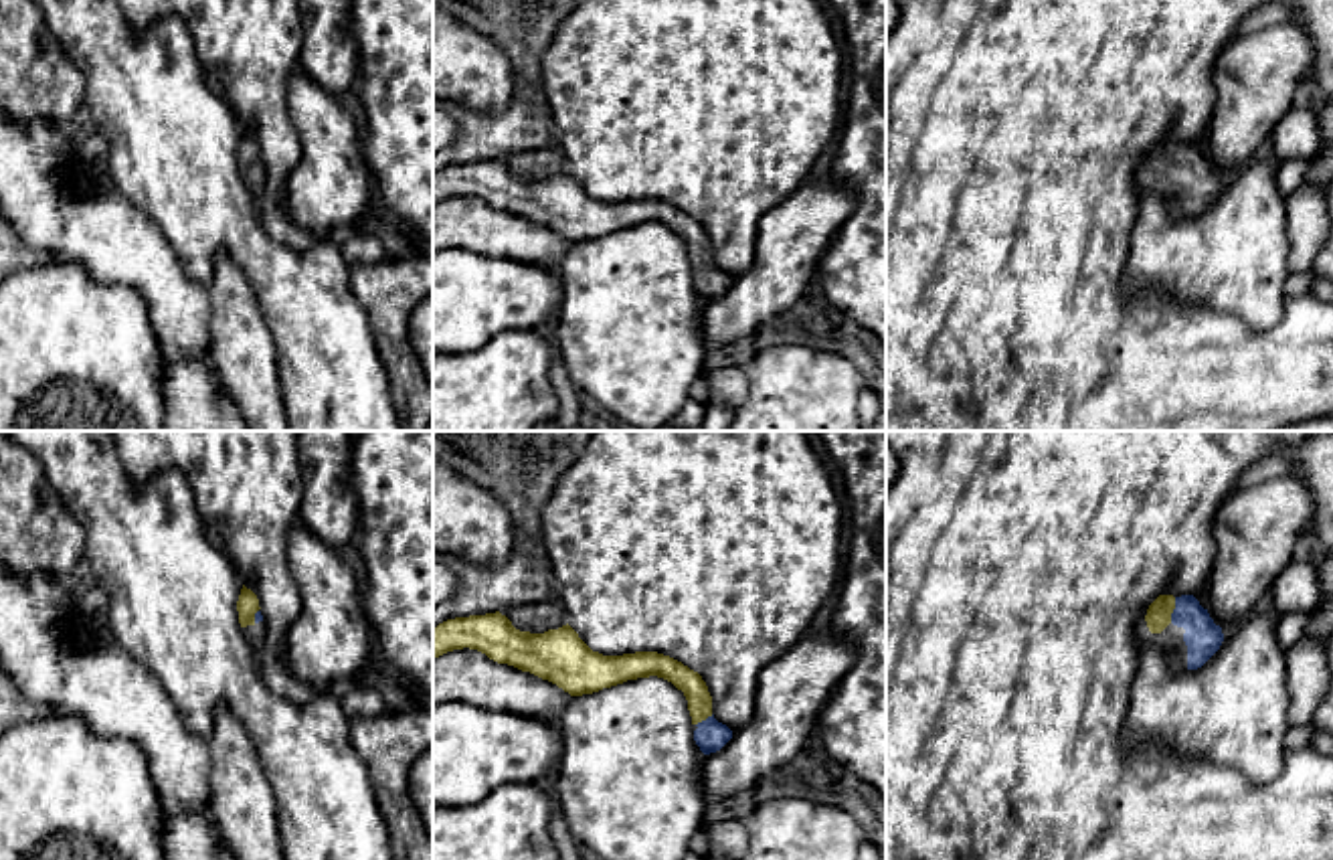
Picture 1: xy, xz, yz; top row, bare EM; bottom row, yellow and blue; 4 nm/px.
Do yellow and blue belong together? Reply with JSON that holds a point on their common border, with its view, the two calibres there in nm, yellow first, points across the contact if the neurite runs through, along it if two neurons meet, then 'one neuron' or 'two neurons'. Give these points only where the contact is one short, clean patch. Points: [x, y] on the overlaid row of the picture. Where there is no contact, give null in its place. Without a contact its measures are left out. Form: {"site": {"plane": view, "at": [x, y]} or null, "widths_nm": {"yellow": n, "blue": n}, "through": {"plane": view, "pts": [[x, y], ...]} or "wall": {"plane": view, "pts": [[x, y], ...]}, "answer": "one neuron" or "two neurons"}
{"site": {"plane": "yz", "at": [1174, 608]}, "widths_nm": {"yellow": 100, "blue": 150}, "through": {"plane": "yz", "pts": [[1158, 618], [1174, 608], [1202, 636]]}, "answer": "one neuron"}

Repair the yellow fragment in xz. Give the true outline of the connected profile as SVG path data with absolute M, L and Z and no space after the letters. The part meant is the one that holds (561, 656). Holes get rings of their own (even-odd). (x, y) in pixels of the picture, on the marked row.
M500 611L455 617L433 627L433 660L463 648L548 680L570 696L637 678L663 678L684 692L692 724L698 726L694 741L704 755L720 751L732 739L732 730L712 714L712 696L702 676L670 656L657 652L603 656L593 652L568 623L530 633L516 629Z

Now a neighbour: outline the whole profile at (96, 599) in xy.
M93 585L83 595L79 595L79 609L85 615L105 613L109 607L109 595L103 587Z

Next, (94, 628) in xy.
M93 613L93 615L83 615L81 625L75 629L75 637L83 643L93 643L99 641L101 637L113 637L113 631L107 623L107 615L105 613Z

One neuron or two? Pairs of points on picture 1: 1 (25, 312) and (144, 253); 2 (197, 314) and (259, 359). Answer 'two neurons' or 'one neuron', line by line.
1: two neurons
2: two neurons

